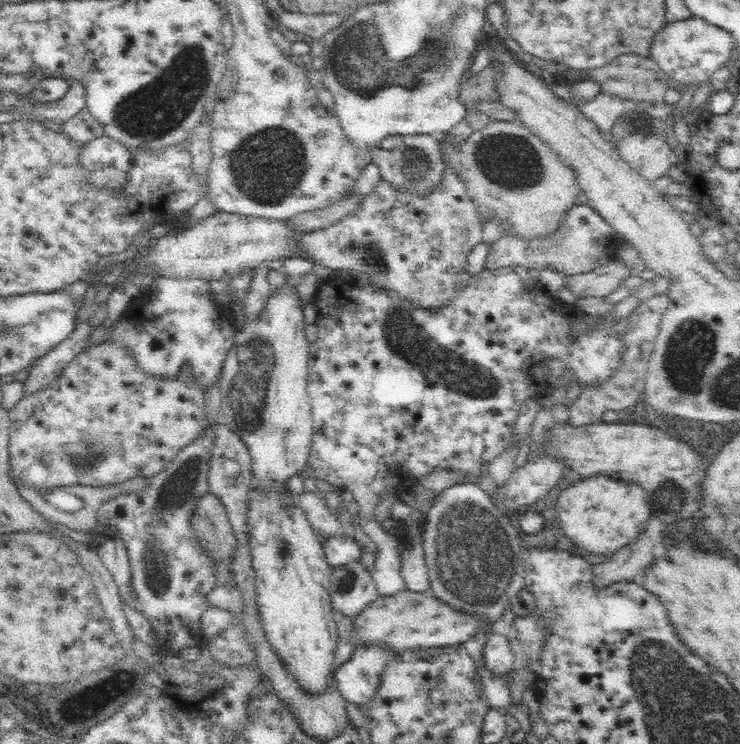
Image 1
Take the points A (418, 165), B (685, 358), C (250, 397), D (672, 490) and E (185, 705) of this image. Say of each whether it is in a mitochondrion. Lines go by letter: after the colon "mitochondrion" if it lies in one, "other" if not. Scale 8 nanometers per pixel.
A: mitochondrion
B: mitochondrion
C: mitochondrion
D: mitochondrion
E: other

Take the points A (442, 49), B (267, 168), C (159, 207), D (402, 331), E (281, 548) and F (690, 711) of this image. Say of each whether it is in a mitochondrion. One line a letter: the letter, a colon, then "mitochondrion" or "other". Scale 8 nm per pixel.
A: mitochondrion
B: mitochondrion
C: other
D: mitochondrion
E: mitochondrion
F: mitochondrion

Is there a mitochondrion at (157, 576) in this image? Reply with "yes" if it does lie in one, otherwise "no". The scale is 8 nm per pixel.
yes

